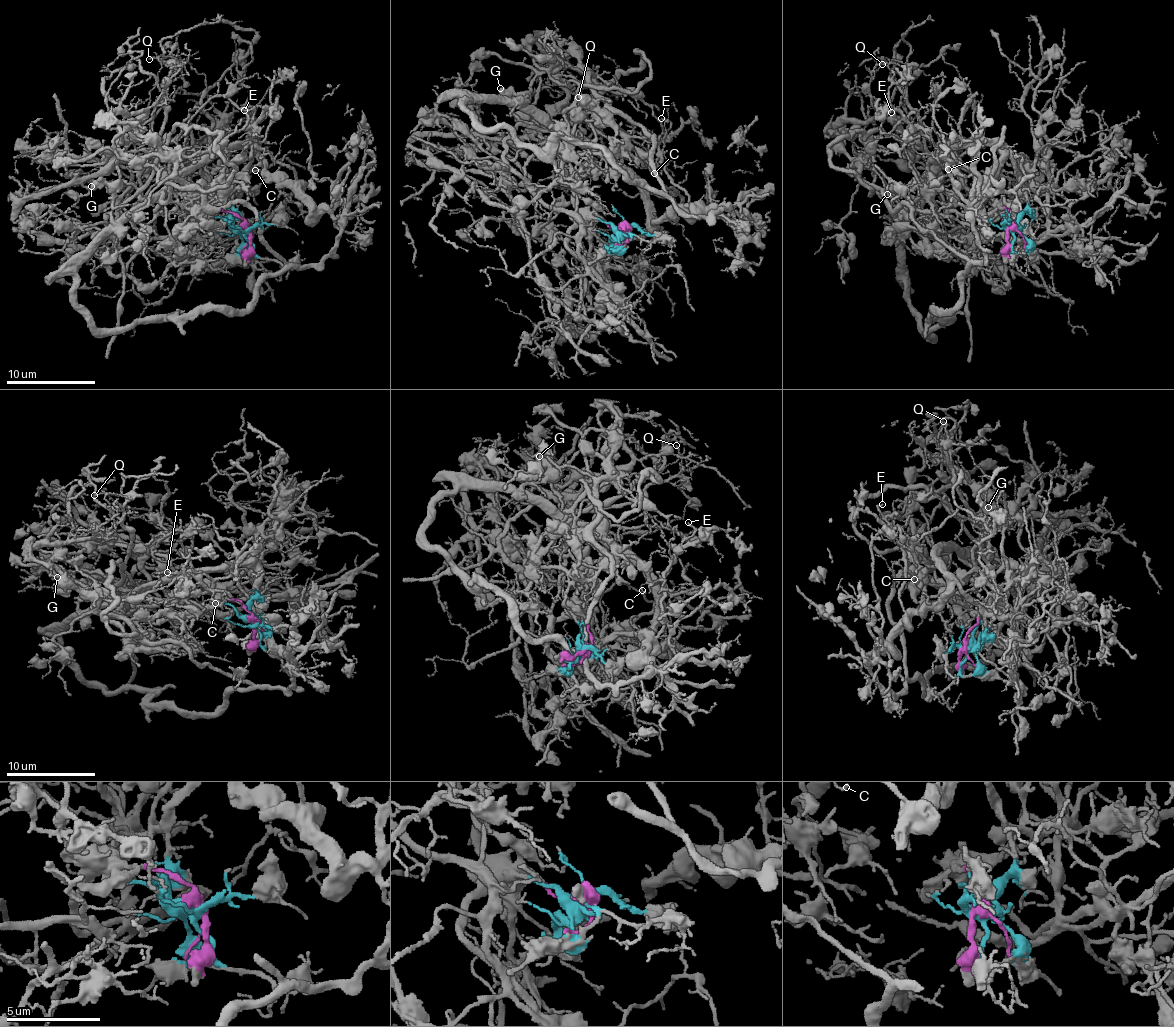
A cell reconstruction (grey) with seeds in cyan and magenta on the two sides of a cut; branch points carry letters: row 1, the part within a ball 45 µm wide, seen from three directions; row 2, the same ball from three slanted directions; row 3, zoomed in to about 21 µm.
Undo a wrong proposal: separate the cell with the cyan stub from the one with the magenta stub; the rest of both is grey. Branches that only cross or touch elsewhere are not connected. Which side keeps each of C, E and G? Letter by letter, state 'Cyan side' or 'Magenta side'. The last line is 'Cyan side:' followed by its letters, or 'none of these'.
C: Cyan side
E: Cyan side
G: Magenta side
Cyan side: C, E

